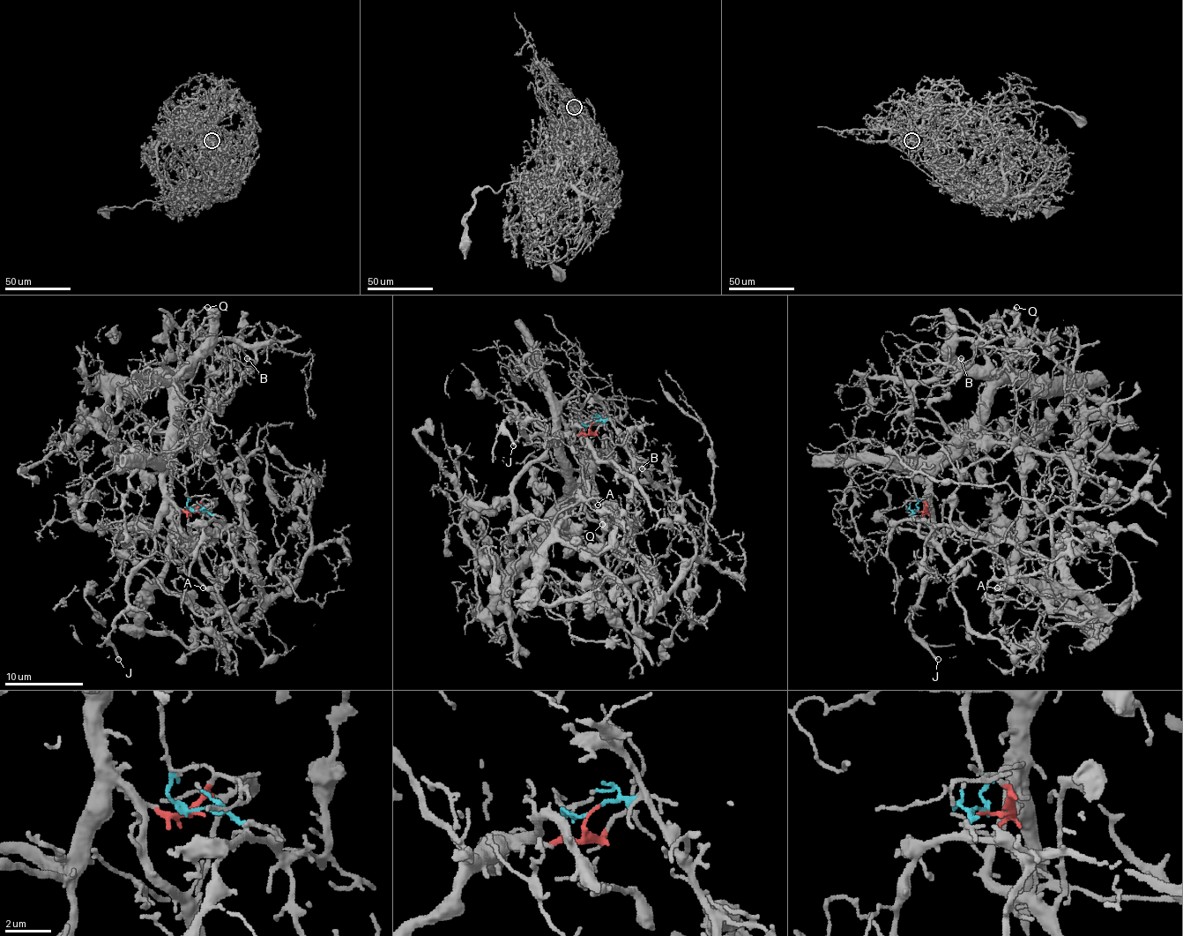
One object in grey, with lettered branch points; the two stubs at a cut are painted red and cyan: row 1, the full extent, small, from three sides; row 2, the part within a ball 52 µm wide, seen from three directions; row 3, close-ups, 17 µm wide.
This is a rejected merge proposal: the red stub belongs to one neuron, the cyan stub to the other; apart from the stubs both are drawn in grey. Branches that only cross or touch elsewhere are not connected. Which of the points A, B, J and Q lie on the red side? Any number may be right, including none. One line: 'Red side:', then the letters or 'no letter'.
Red side: B, J, Q

